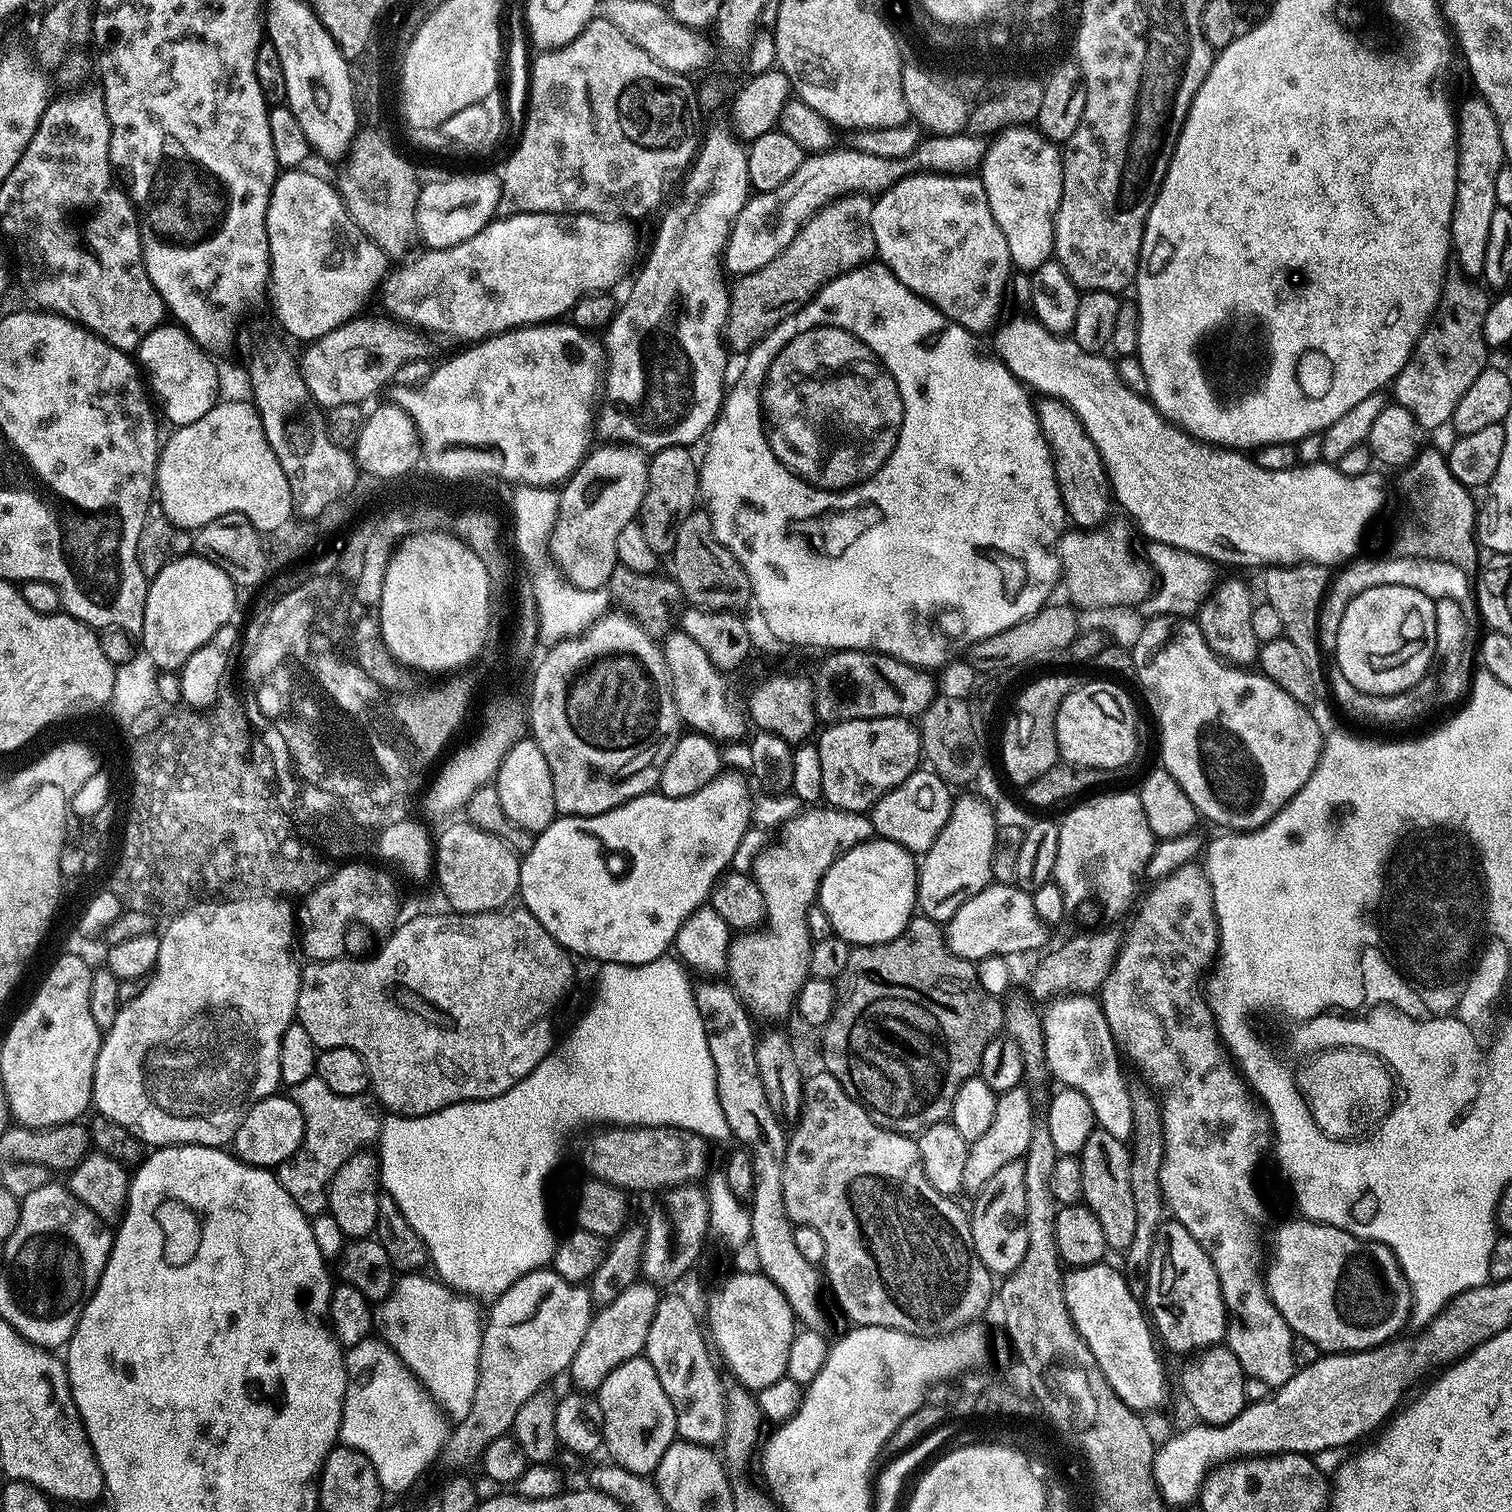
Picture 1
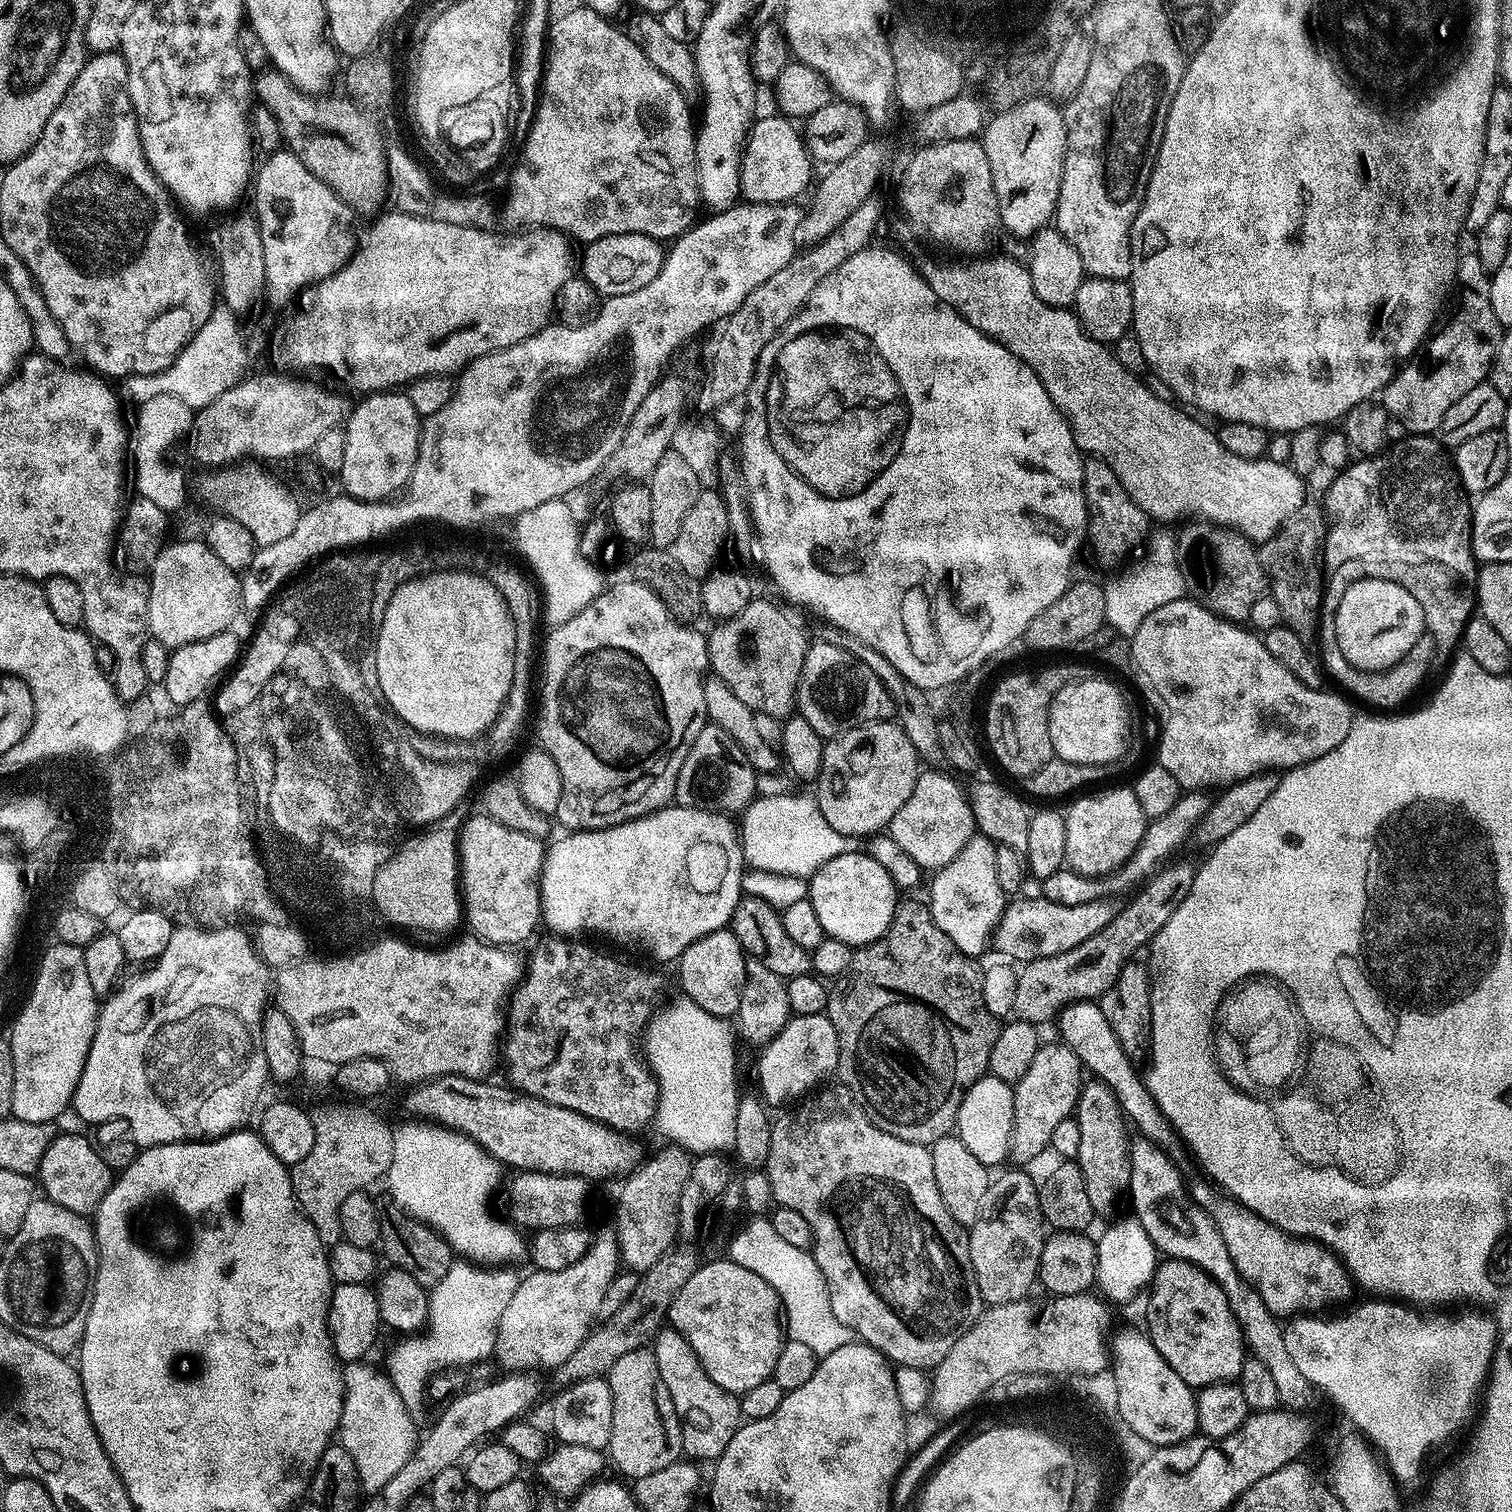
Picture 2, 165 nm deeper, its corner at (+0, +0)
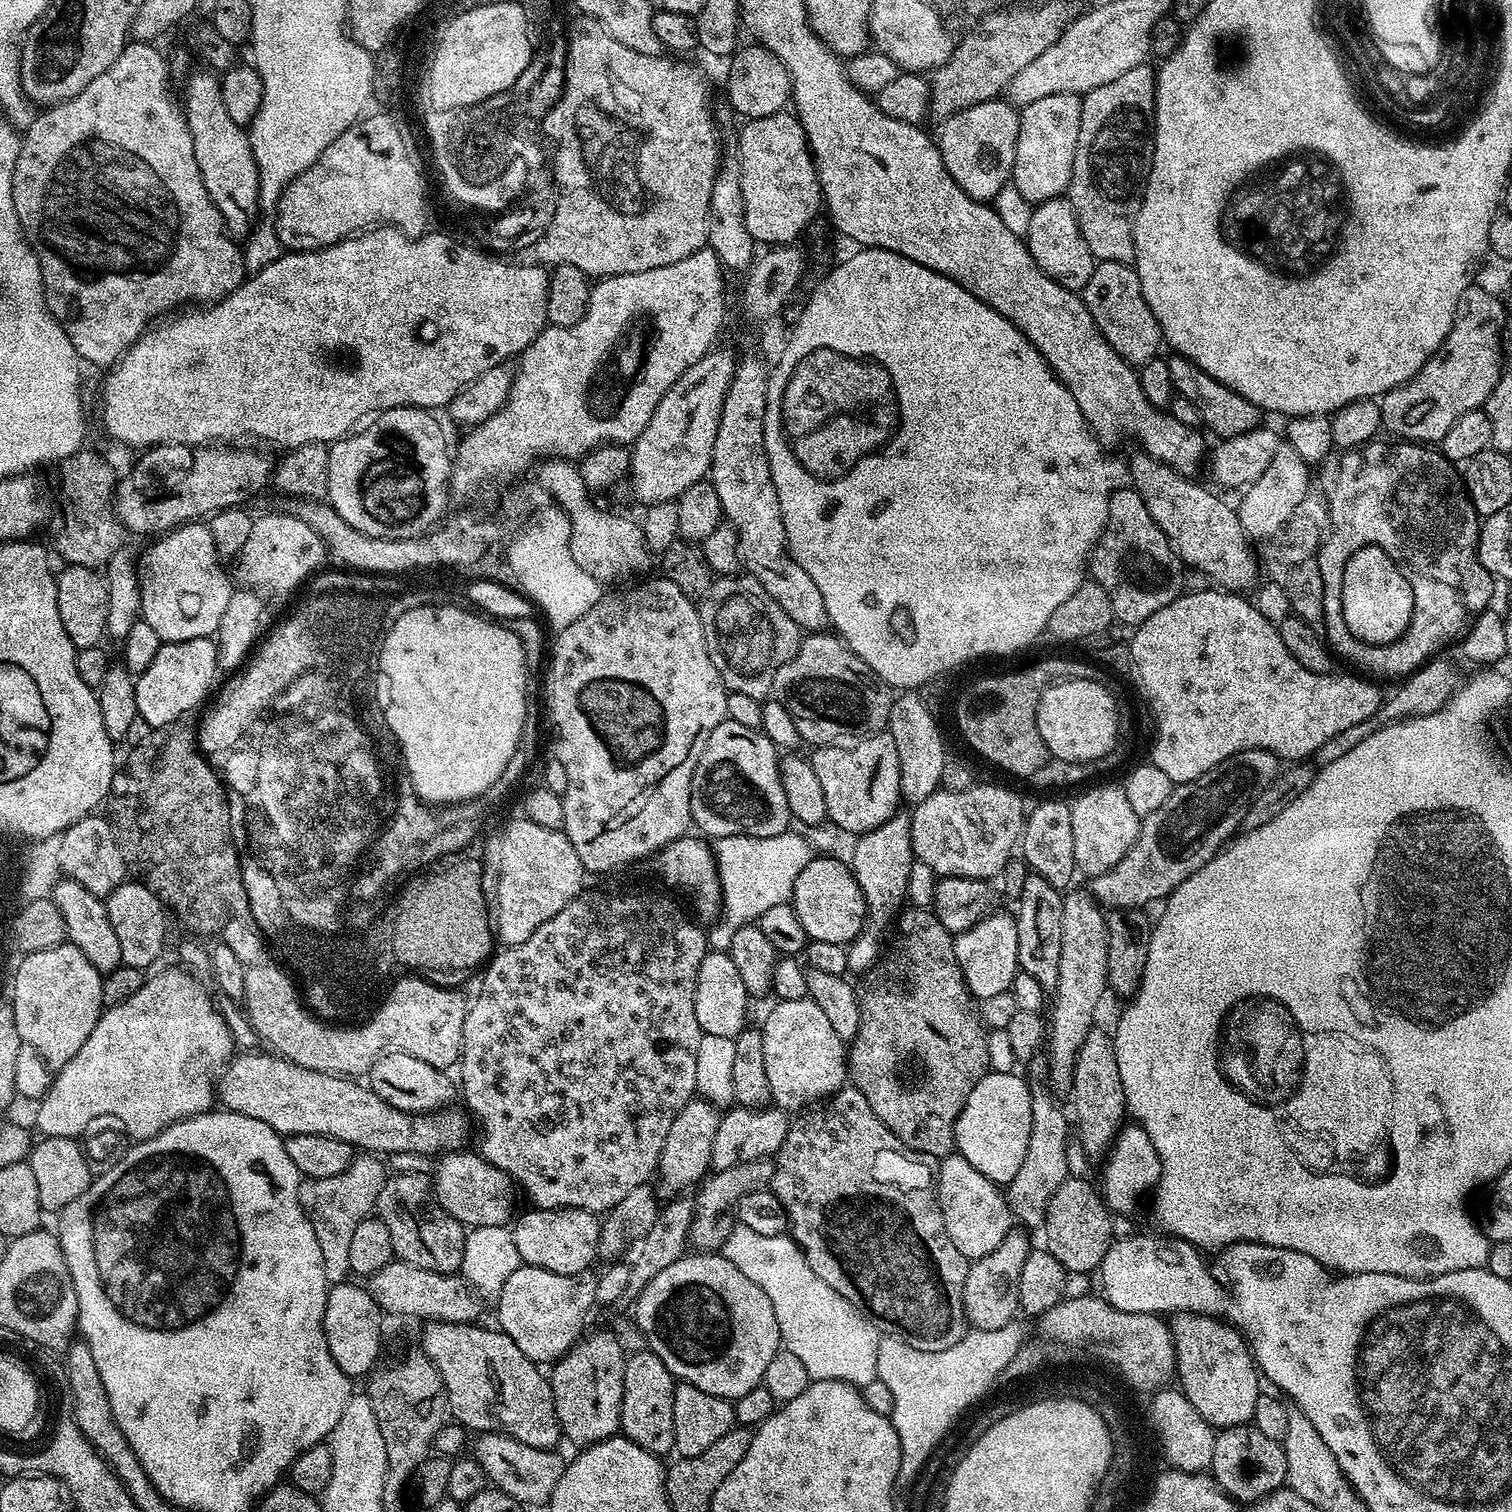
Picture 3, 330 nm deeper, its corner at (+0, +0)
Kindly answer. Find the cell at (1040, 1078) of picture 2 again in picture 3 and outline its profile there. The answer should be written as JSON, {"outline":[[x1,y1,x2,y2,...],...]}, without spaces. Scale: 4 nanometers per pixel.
{"outline":[[1072,891,1063,893,1062,962,1058,962,1058,982,1054,989,1056,1005,1052,1008,1052,1020,1050,1016,1050,1029,1046,1038,1047,1079,1057,1093,1067,1093,1071,1089,1076,1051,1094,1026,1095,1020,1092,1019,1100,1008,1100,999,1104,992,1109,991,1105,909,1097,904,1091,891]]}

